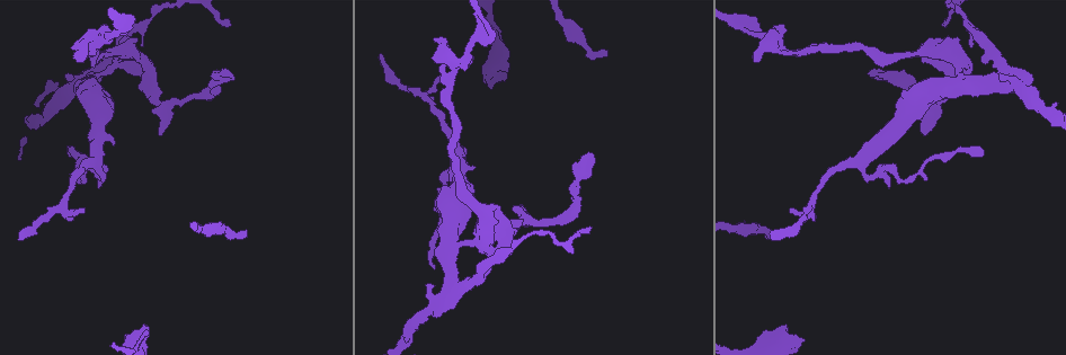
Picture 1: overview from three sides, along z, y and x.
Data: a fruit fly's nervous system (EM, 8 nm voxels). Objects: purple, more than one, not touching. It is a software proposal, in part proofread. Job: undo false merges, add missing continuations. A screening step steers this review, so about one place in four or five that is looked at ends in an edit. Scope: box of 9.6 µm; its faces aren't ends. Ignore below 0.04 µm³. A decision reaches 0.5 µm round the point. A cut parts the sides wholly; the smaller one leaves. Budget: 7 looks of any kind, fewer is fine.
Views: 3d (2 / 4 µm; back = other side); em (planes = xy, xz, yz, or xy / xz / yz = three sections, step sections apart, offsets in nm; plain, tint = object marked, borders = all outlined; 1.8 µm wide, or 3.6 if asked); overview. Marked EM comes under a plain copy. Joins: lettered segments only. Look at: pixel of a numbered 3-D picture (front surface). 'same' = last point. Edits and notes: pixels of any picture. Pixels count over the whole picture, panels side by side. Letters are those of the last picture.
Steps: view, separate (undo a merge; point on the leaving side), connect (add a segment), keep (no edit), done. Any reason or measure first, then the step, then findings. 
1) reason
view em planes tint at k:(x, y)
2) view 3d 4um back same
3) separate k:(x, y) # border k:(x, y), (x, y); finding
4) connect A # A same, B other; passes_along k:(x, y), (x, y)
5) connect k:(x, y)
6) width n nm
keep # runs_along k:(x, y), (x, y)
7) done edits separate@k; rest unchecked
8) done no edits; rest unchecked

view 3d 4um at 1:(788, 328)

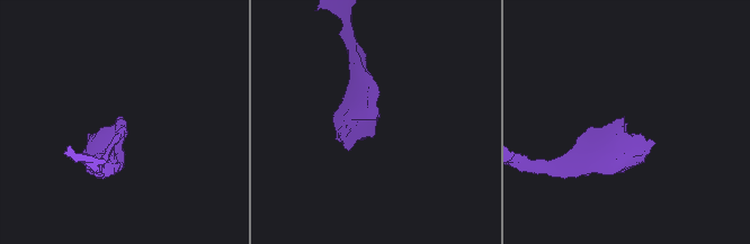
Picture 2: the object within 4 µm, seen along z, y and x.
shape alone is not enough
view em planes borders at 2:(124, 121)

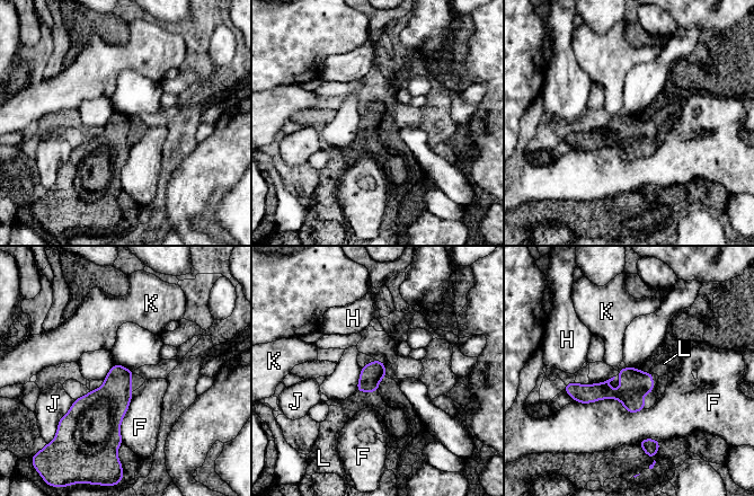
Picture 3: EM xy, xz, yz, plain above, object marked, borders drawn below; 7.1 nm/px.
connect 3:(340, 414) # F other, H other, J other, K other, L same; the neuron continues

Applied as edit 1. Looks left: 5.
view overview

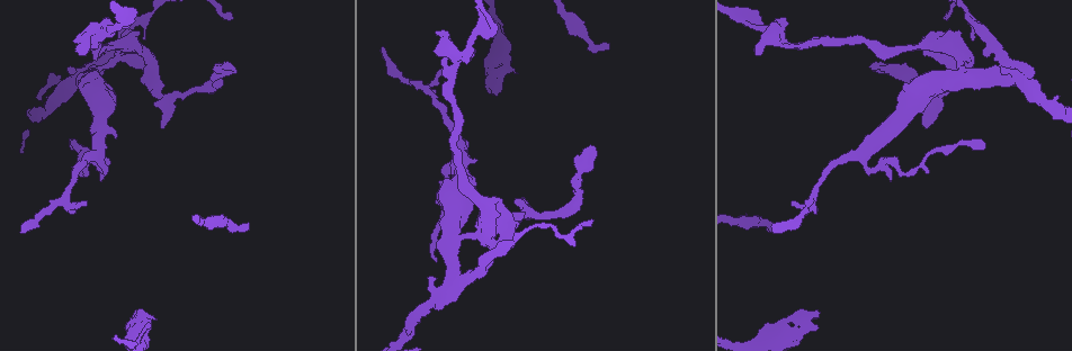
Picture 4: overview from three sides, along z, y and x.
tapers out
view 3d 4um at 4:(24, 224)

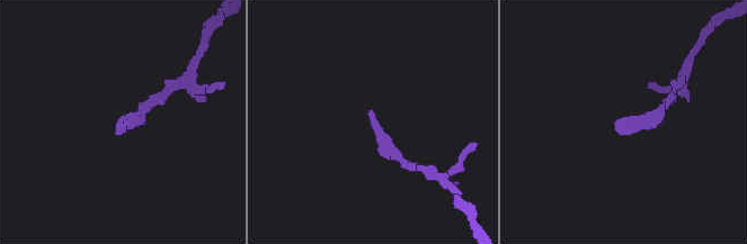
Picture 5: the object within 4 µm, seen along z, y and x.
view em planes borders at 5:(115, 124)

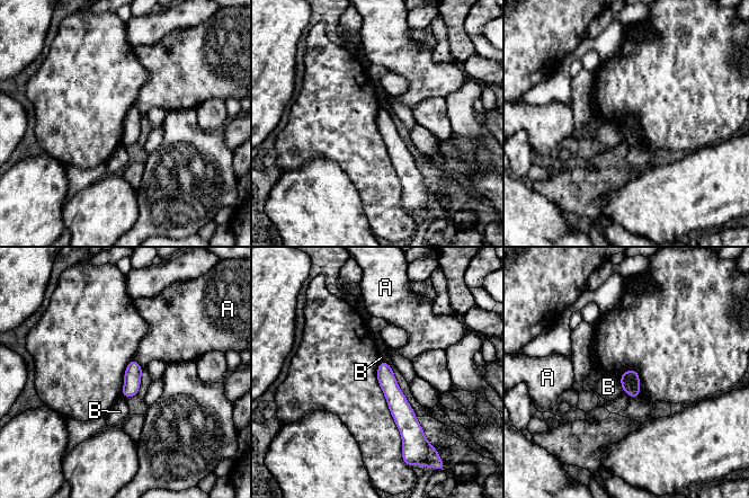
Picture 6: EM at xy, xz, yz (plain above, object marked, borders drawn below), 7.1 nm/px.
width 130 nm
keep # A other, B other; border 6:(618, 379), (624, 391); no lettered segment goes on from it

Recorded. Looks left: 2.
done edits connect@3; rest unchecked

